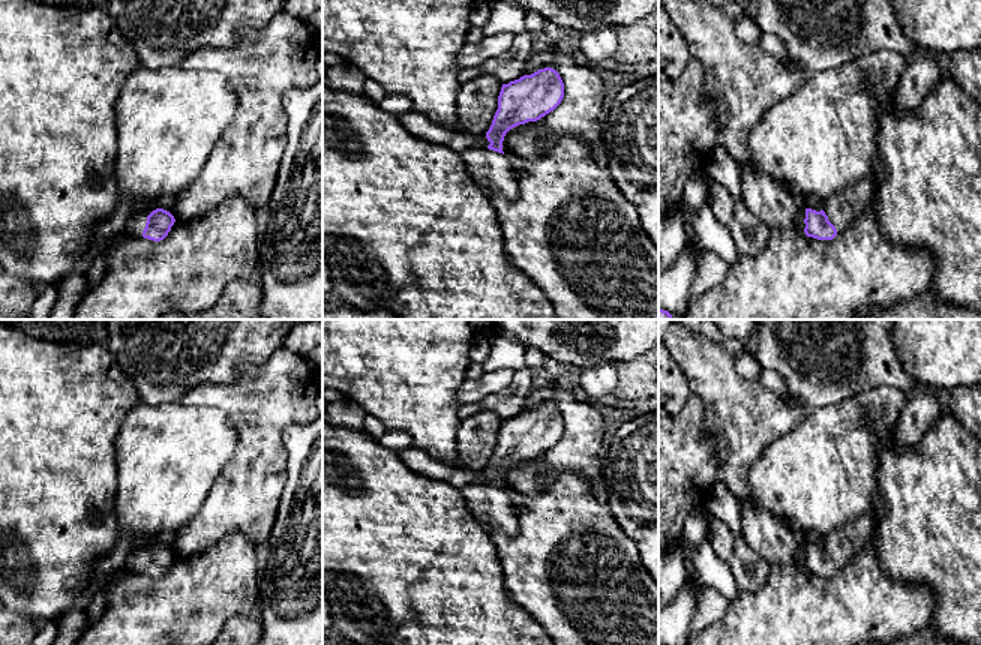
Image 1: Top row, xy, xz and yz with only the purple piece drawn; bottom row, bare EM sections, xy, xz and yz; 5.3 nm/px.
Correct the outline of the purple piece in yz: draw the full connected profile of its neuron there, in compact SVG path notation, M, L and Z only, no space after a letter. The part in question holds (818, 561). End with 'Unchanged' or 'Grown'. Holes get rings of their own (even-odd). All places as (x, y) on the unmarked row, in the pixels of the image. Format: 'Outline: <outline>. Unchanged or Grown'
Outline: M872 508L840 530L826 532L820 548L806 544L806 572L832 576L842 570L856 554L870 548L876 520L876 513Z. Grown

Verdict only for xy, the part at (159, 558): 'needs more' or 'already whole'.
needs more

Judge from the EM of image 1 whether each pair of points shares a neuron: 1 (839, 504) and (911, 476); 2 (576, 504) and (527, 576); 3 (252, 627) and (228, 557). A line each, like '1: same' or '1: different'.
1: different
2: same
3: different

